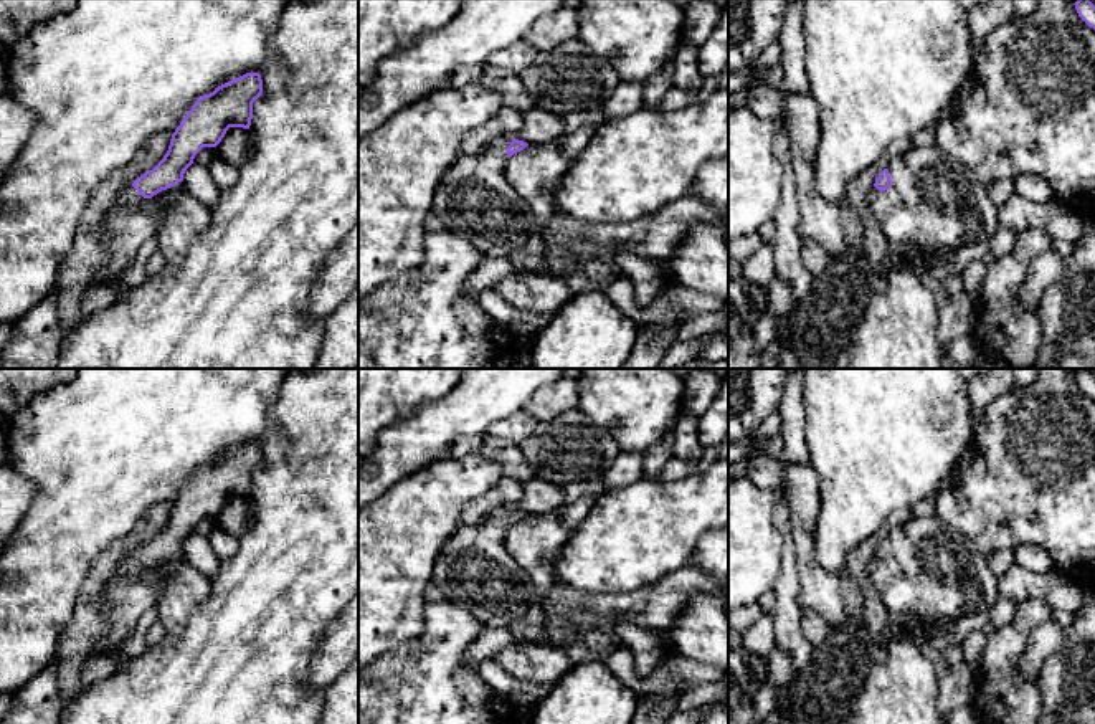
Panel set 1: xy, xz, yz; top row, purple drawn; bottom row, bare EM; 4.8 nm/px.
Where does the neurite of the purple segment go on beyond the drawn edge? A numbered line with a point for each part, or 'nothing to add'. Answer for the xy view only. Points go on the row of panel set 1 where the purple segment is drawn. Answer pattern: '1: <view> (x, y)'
1: xy (129, 199)

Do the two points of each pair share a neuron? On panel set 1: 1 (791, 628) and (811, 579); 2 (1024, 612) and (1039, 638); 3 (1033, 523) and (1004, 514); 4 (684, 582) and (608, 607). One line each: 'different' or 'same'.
1: different
2: different
3: same
4: same

